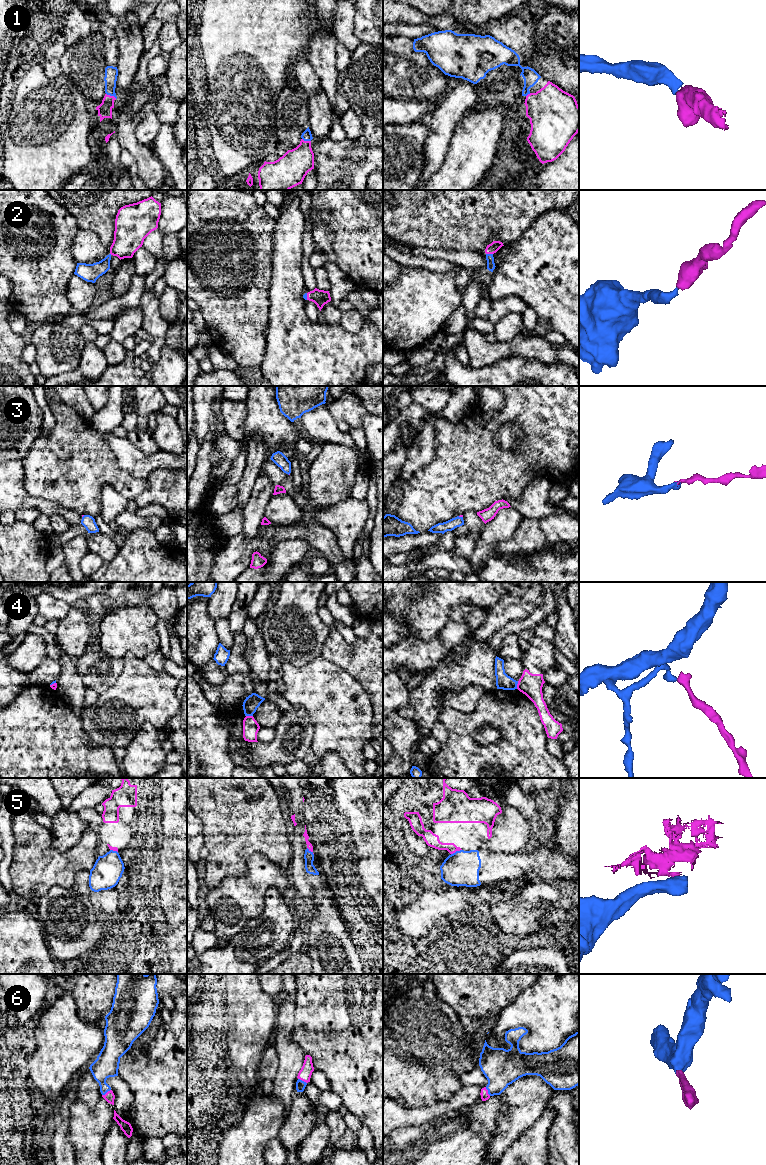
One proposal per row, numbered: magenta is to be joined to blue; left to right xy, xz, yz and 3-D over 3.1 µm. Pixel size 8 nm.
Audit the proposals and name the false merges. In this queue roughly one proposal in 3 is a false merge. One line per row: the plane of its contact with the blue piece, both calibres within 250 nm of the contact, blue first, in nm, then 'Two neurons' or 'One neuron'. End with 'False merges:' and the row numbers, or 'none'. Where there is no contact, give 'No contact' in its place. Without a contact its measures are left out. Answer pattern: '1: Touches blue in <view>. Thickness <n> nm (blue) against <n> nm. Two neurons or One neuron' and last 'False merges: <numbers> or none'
1: Touches blue in xy. Thickness 110 nm (blue) against 110 nm. One neuron
2: Touches blue in yz. Thickness 70 nm (blue) against 90 nm. One neuron
3: Touches blue in yz. Thickness 90 nm (blue) against 20 nm. One neuron
4: Touches blue in yz. Thickness 120 nm (blue) against 180 nm. Two neurons
5: Touches blue in yz. Thickness 280 nm (blue) against 110 nm. Two neurons
6: Touches blue in xy. Thickness 200 nm (blue) against 80 nm. One neuron
False merges: 4, 5

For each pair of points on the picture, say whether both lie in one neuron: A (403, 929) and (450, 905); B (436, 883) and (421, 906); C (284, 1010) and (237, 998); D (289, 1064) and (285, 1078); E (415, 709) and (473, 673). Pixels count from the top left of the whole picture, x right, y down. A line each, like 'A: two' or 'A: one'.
A: one
B: two
C: two
D: one
E: one

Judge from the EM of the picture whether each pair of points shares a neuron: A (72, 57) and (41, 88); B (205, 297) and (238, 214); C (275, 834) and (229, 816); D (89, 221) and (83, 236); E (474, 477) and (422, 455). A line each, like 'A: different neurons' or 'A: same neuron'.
A: different neurons
B: same neuron
C: same neuron
D: different neurons
E: different neurons

